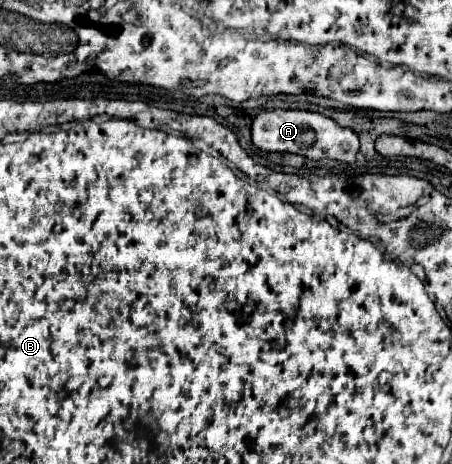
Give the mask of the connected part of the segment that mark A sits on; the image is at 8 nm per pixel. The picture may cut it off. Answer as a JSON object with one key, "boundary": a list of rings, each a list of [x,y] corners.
{"boundary":[[[264,109],[252,121],[252,141],[258,149],[264,151],[298,153],[308,159],[336,159],[342,163],[352,163],[358,153],[358,135],[350,127],[342,127],[334,119],[314,111]]]}

